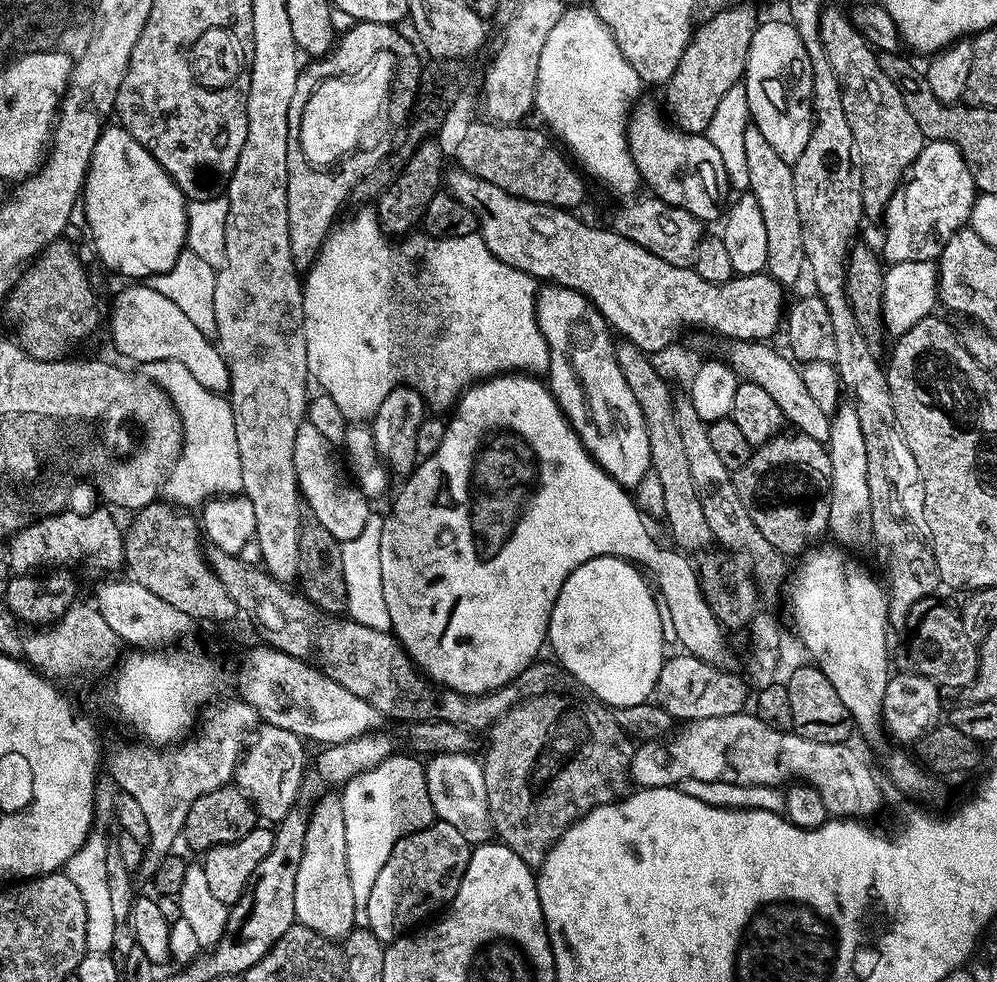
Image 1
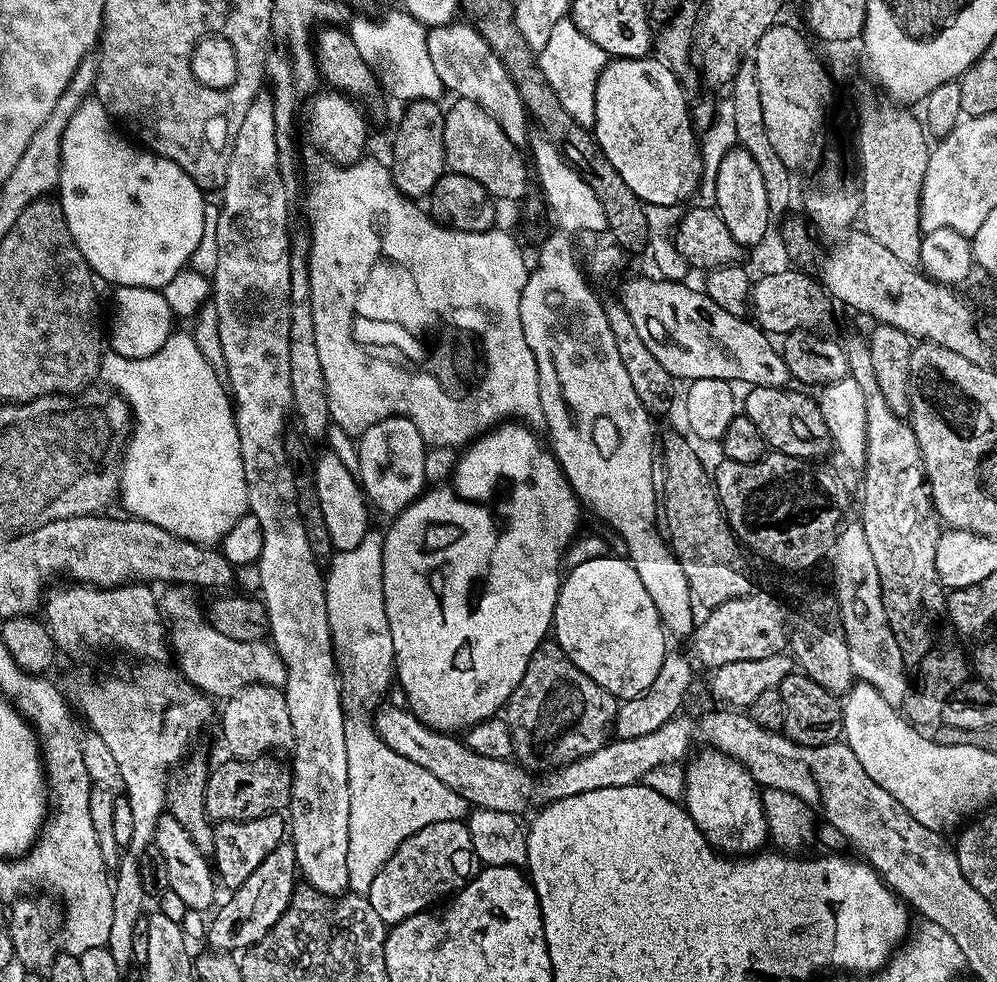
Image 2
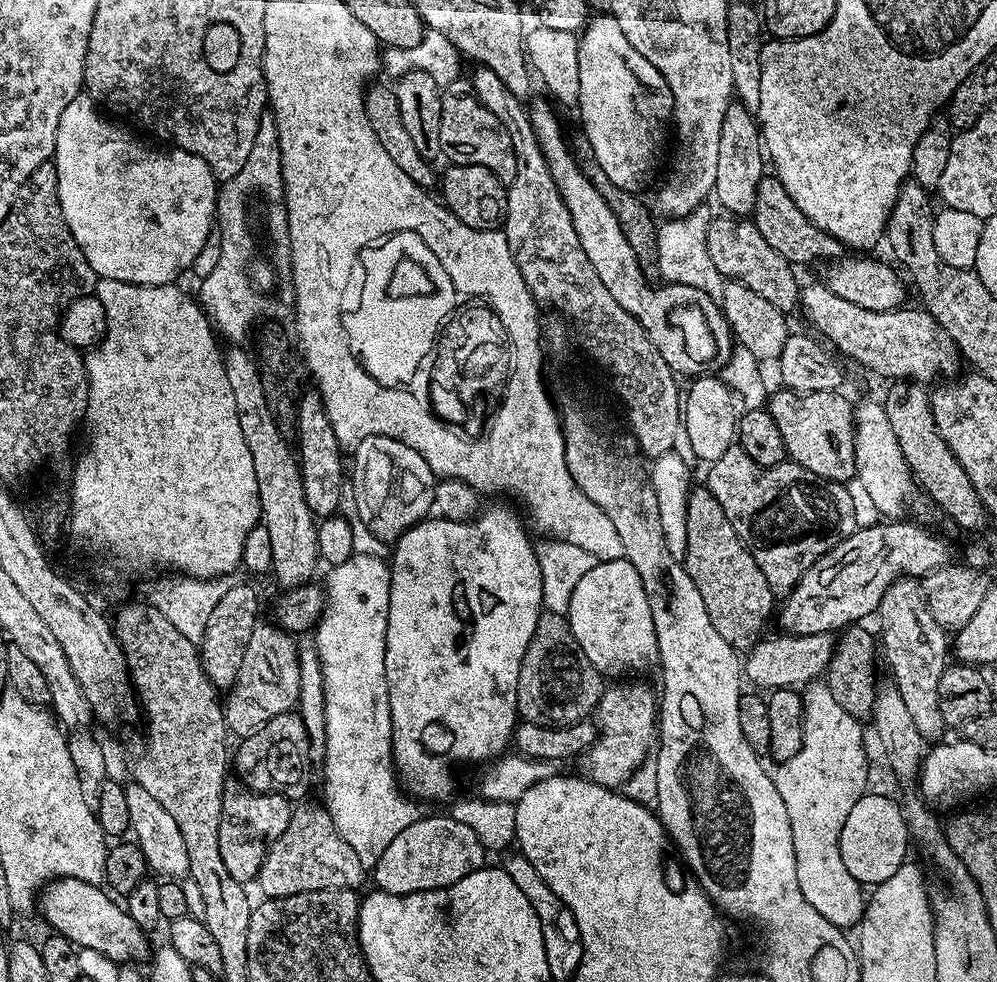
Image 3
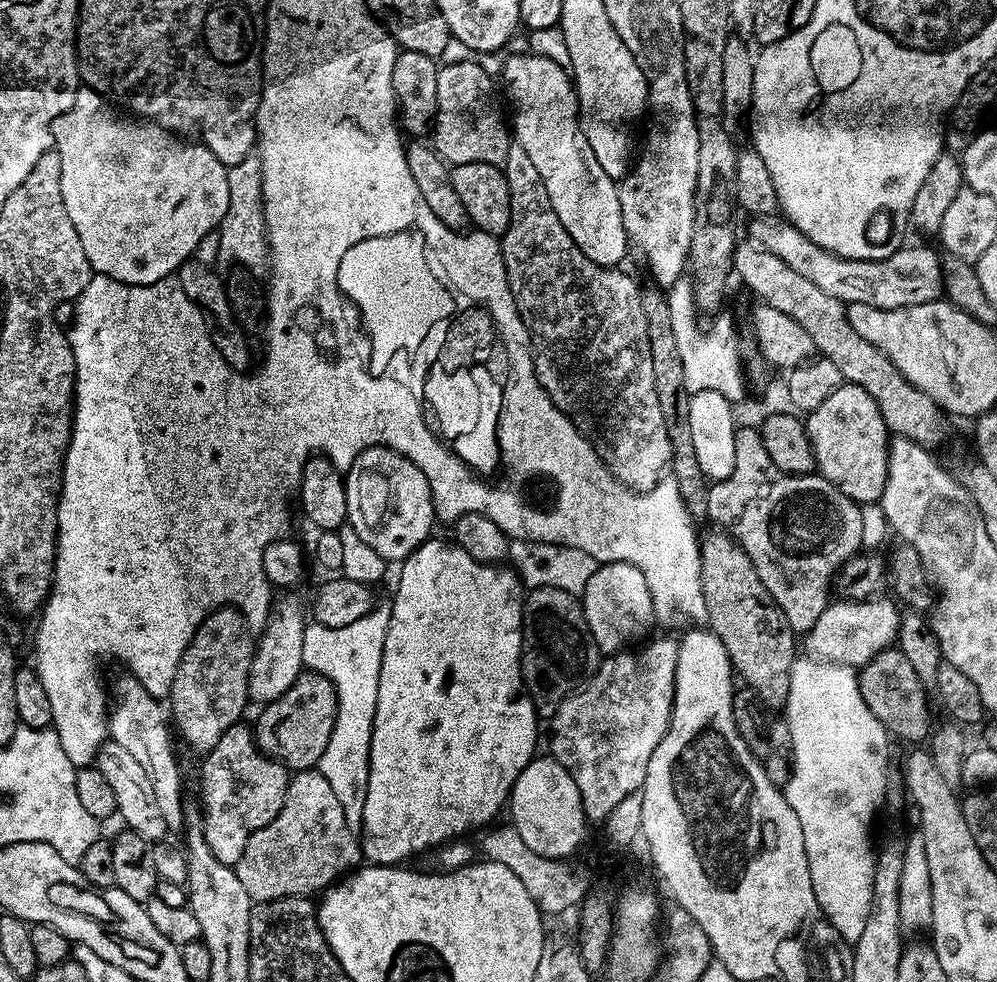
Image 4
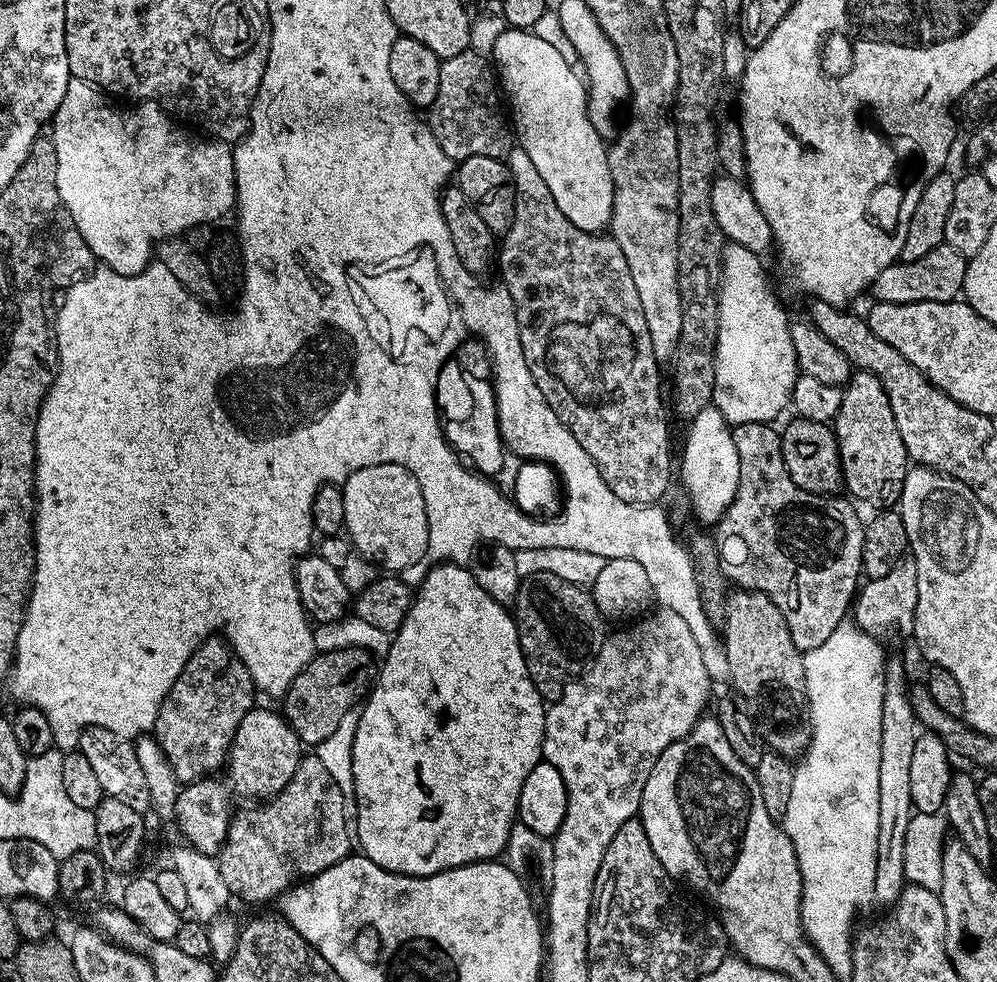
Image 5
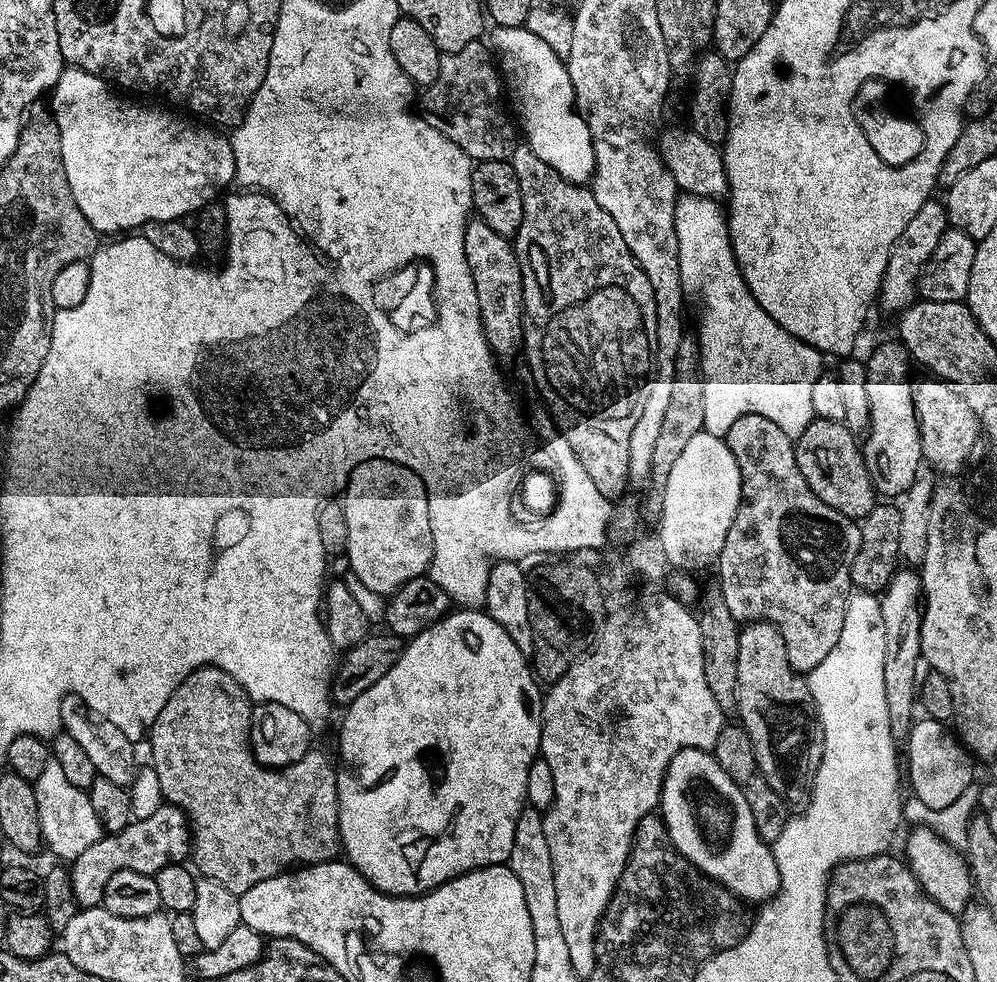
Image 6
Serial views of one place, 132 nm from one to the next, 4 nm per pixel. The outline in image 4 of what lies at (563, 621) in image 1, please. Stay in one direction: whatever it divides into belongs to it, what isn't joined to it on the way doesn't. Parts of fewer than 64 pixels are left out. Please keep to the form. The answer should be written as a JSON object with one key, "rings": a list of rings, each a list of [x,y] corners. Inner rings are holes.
{"rings":[[[600,564],[597,572],[586,583],[582,603],[590,634],[604,654],[619,652],[625,646],[635,645],[639,636],[649,635],[648,627],[654,624],[652,591],[650,586],[646,586],[644,571],[636,564]]]}

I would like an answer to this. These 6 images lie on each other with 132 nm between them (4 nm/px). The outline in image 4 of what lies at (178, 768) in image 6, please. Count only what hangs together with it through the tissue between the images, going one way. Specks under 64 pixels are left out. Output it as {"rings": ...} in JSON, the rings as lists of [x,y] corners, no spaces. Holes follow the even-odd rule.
{"rings":[[[215,608],[198,626],[190,646],[182,654],[182,662],[174,674],[170,701],[170,720],[175,731],[199,754],[206,754],[243,716],[244,707],[250,704],[248,699],[248,679],[254,651],[254,632],[237,608]],[[319,770],[295,773],[289,779],[286,802],[278,818],[250,834],[242,858],[234,865],[238,882],[256,904],[292,896],[315,897],[315,892],[320,894],[333,887],[361,863],[362,844],[351,827],[334,786]]]}

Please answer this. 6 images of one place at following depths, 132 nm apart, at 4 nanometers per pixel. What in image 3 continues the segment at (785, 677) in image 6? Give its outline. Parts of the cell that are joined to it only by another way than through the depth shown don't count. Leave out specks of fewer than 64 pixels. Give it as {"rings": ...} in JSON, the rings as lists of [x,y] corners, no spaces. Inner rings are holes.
{"rings":[[[706,486],[693,487],[688,493],[686,550],[682,563],[694,586],[698,586],[698,594],[702,594],[714,630],[718,630],[737,653],[744,654],[755,648],[765,635],[768,619],[771,616],[773,619],[774,593],[770,582],[766,582],[766,574],[758,570],[758,562],[754,562],[742,538],[738,538],[734,526],[730,526],[730,518],[726,518],[722,506],[718,506],[718,498],[714,498]]]}

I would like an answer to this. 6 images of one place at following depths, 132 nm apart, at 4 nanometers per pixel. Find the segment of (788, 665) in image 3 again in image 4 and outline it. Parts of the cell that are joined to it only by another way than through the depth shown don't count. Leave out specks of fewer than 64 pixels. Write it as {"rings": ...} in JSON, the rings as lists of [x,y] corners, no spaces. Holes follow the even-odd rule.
{"rings":[[[840,598],[829,603],[822,618],[818,618],[818,622],[814,622],[814,626],[803,637],[803,647],[804,644],[808,647],[807,655],[830,664],[847,664],[850,668],[859,669],[882,650],[893,647],[900,634],[902,612],[895,599],[884,599],[849,602]]]}

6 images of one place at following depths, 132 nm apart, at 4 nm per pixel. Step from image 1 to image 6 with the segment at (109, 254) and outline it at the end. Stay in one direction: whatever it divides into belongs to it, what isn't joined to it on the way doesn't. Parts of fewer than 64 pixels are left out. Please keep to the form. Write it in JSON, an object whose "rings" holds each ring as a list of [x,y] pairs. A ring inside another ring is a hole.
{"rings":[[[71,66],[65,67],[50,93],[50,99],[52,99],[50,111],[55,116],[58,130],[62,134],[62,166],[66,166],[66,182],[70,182],[70,194],[74,194],[74,202],[78,202],[78,210],[82,210],[82,214],[86,214],[86,222],[90,222],[90,226],[94,226],[97,233],[128,234],[133,230],[143,229],[144,225],[149,224],[151,220],[178,220],[191,217],[200,209],[209,207],[215,201],[212,199],[220,191],[223,193],[232,184],[232,179],[236,173],[234,150],[231,139],[223,131],[212,126],[199,128],[198,125],[191,124],[190,121],[183,120],[182,117],[175,116],[172,112],[163,112],[160,108],[143,108],[142,105],[135,104],[132,100],[123,100],[119,95],[123,96],[119,91],[113,90],[109,81],[103,80],[101,76],[95,76],[86,70]]]}

